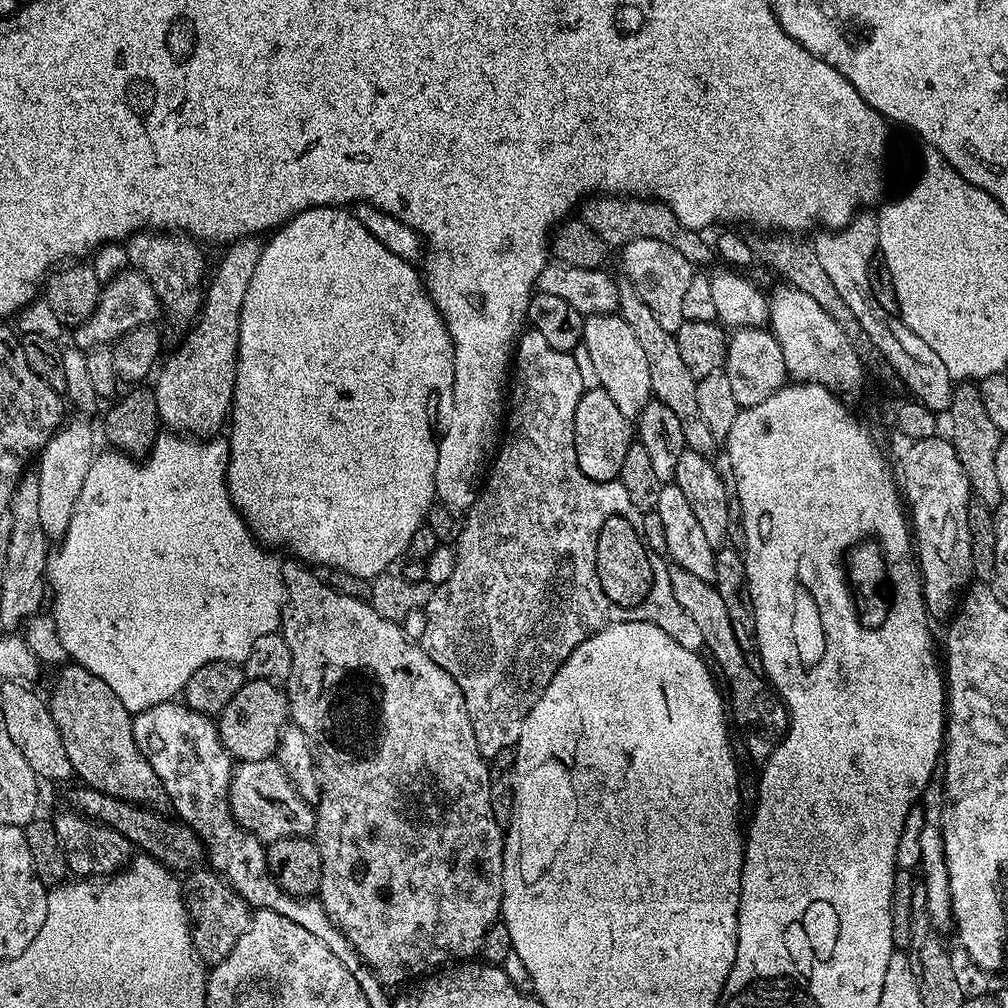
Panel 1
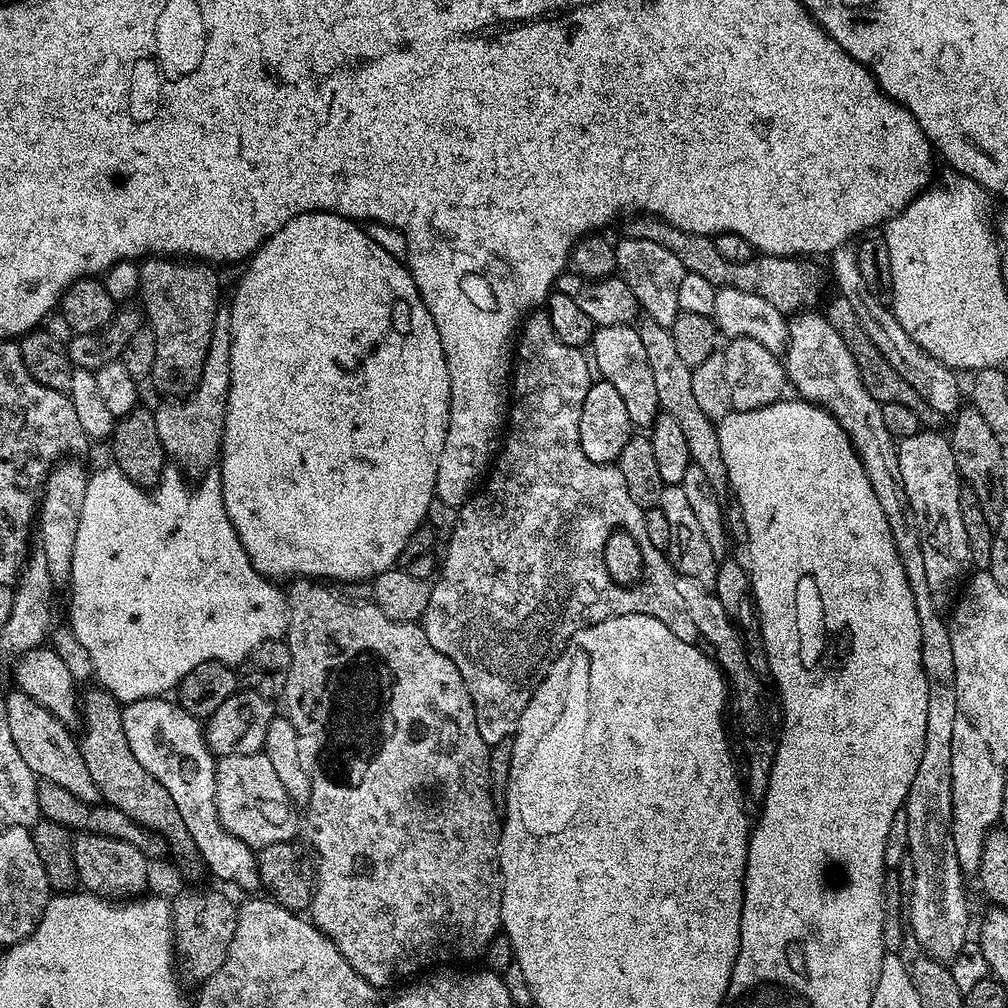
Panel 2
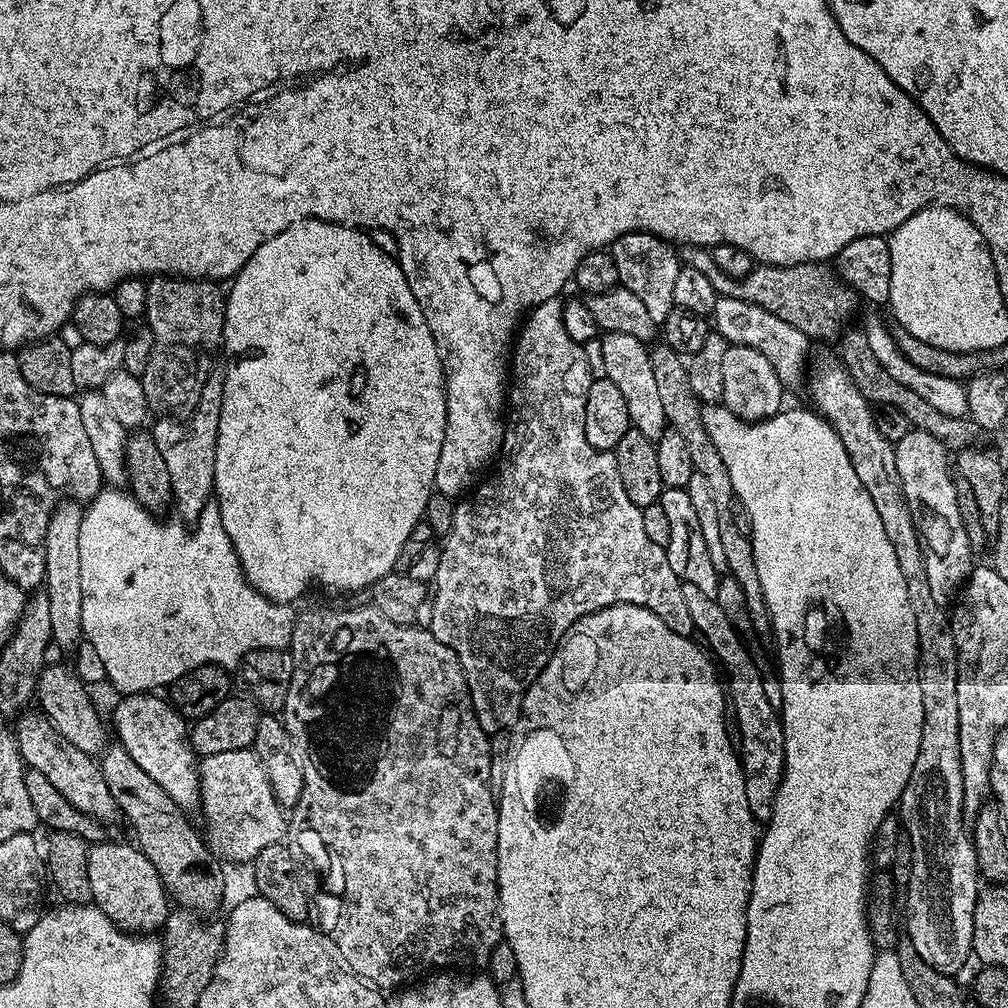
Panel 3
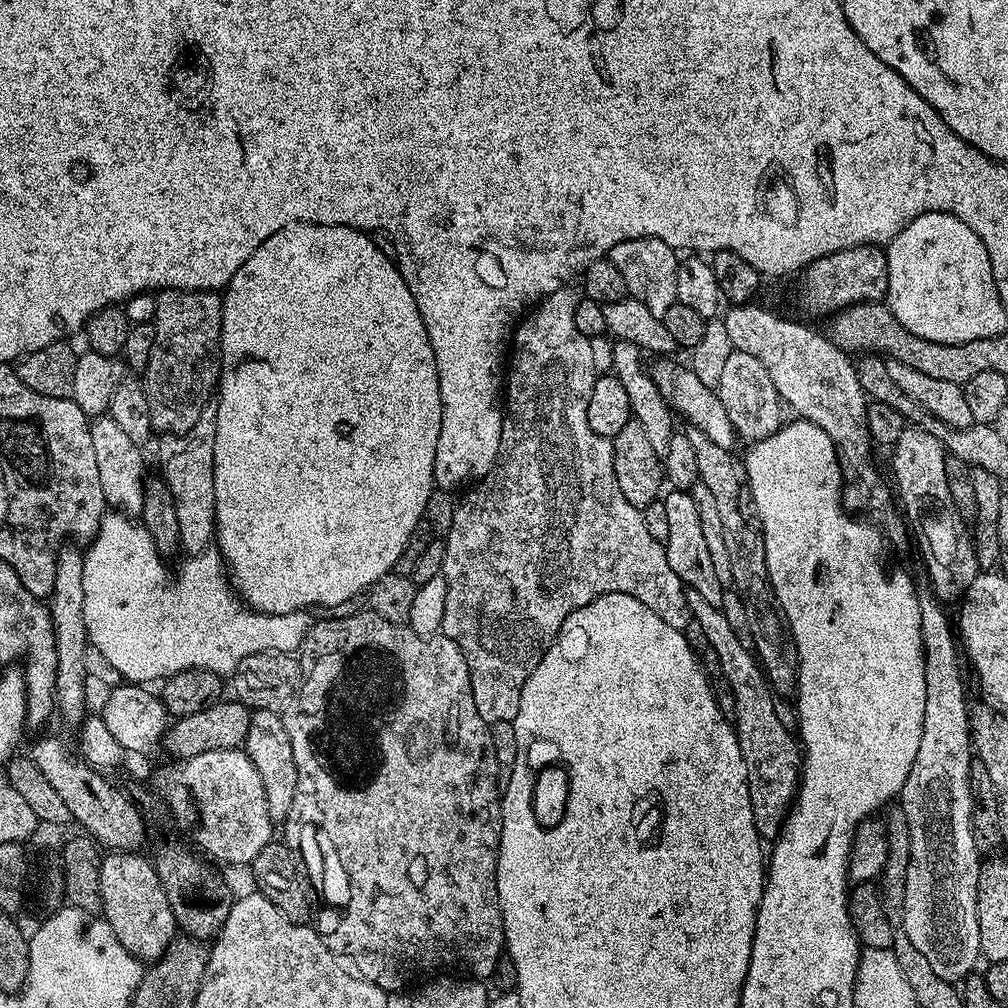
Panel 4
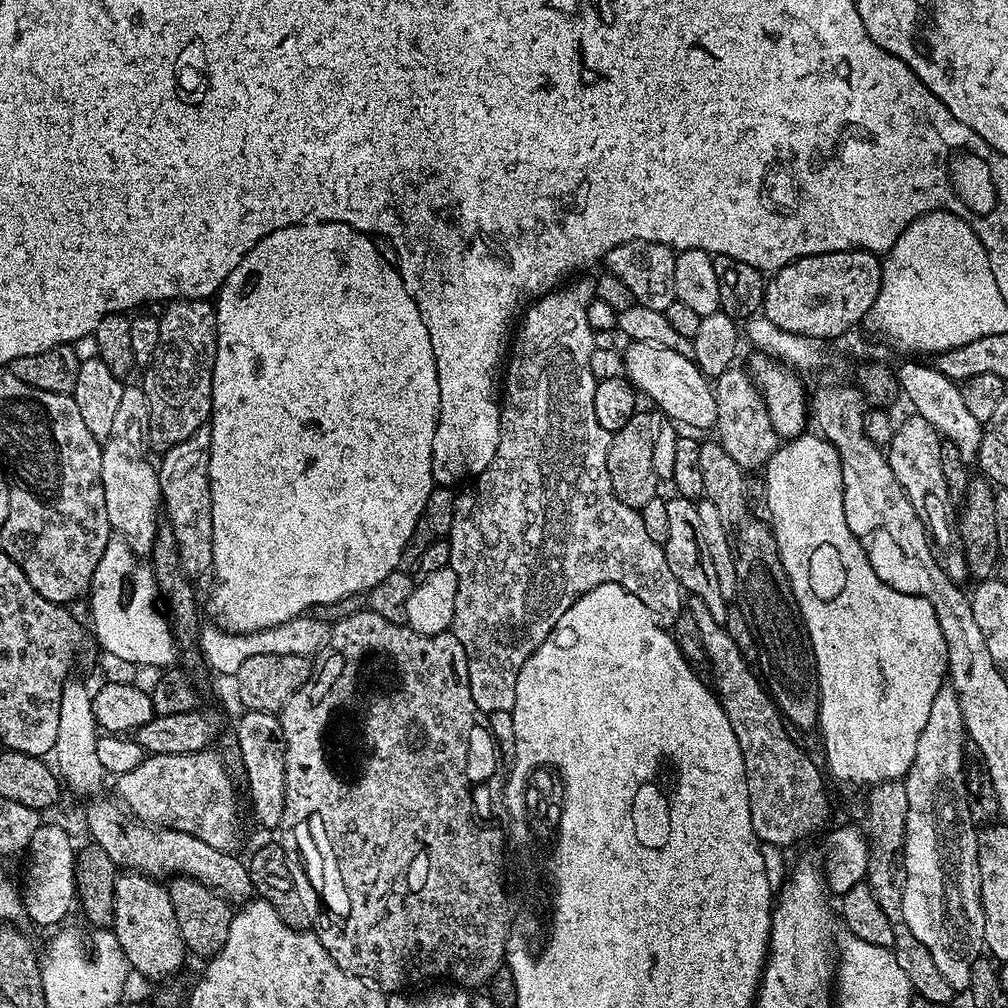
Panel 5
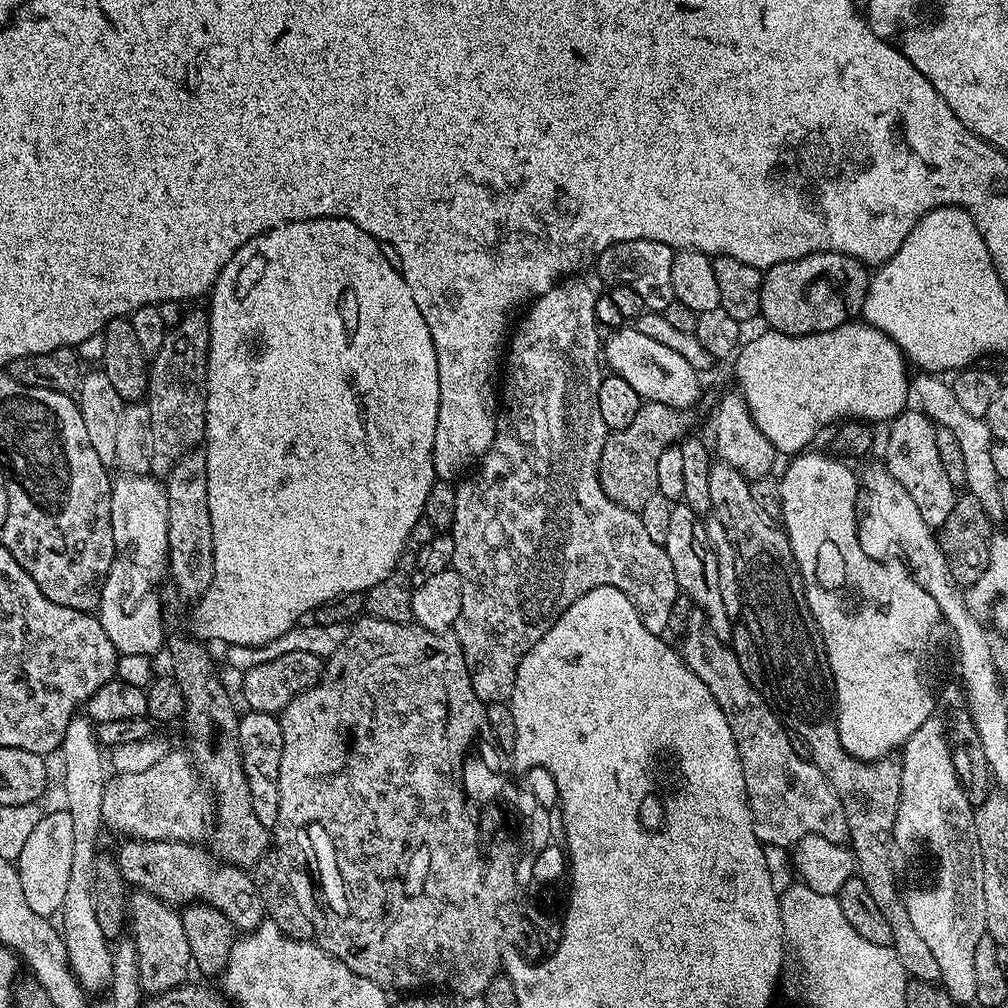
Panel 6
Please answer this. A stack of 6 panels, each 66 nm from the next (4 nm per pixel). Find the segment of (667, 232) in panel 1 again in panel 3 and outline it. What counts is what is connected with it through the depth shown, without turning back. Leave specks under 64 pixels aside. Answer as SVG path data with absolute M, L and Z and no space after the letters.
M685 244L678 252L681 265L685 268L693 268L706 274L710 286L714 286L717 297L725 296L726 298L738 298L750 302L754 306L762 306L762 310L770 310L774 318L782 318L782 322L790 322L798 330L802 330L810 338L816 336L820 340L835 341L841 333L849 327L852 315L856 312L856 303L858 297L851 288L845 286L838 279L835 271L827 263L817 262L815 264L799 264L798 266L774 266L773 264L756 264L746 274L744 279L739 280L730 275L726 270L722 270L714 264L714 258L711 251L700 247L698 244Z

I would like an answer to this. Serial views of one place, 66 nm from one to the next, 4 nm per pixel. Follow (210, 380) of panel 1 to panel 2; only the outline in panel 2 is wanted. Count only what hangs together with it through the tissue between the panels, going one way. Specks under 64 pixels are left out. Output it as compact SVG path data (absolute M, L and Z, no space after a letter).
M227 315L216 317L216 328L212 331L212 341L208 347L206 360L202 366L200 381L179 402L168 402L154 415L158 426L158 438L162 442L165 453L172 456L177 465L185 473L203 473L217 463L220 454L220 443L224 440L224 423L226 422L226 402L230 394L230 320Z

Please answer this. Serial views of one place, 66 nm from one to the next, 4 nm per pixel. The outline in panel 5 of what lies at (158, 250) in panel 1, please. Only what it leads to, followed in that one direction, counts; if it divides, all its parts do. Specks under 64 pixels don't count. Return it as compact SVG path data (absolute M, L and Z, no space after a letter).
M211 299L170 300L163 305L164 313L159 313L160 333L158 350L154 358L143 369L142 387L146 402L150 402L150 429L161 440L161 445L177 444L199 428L209 423L212 414L212 375L216 357L216 310Z

